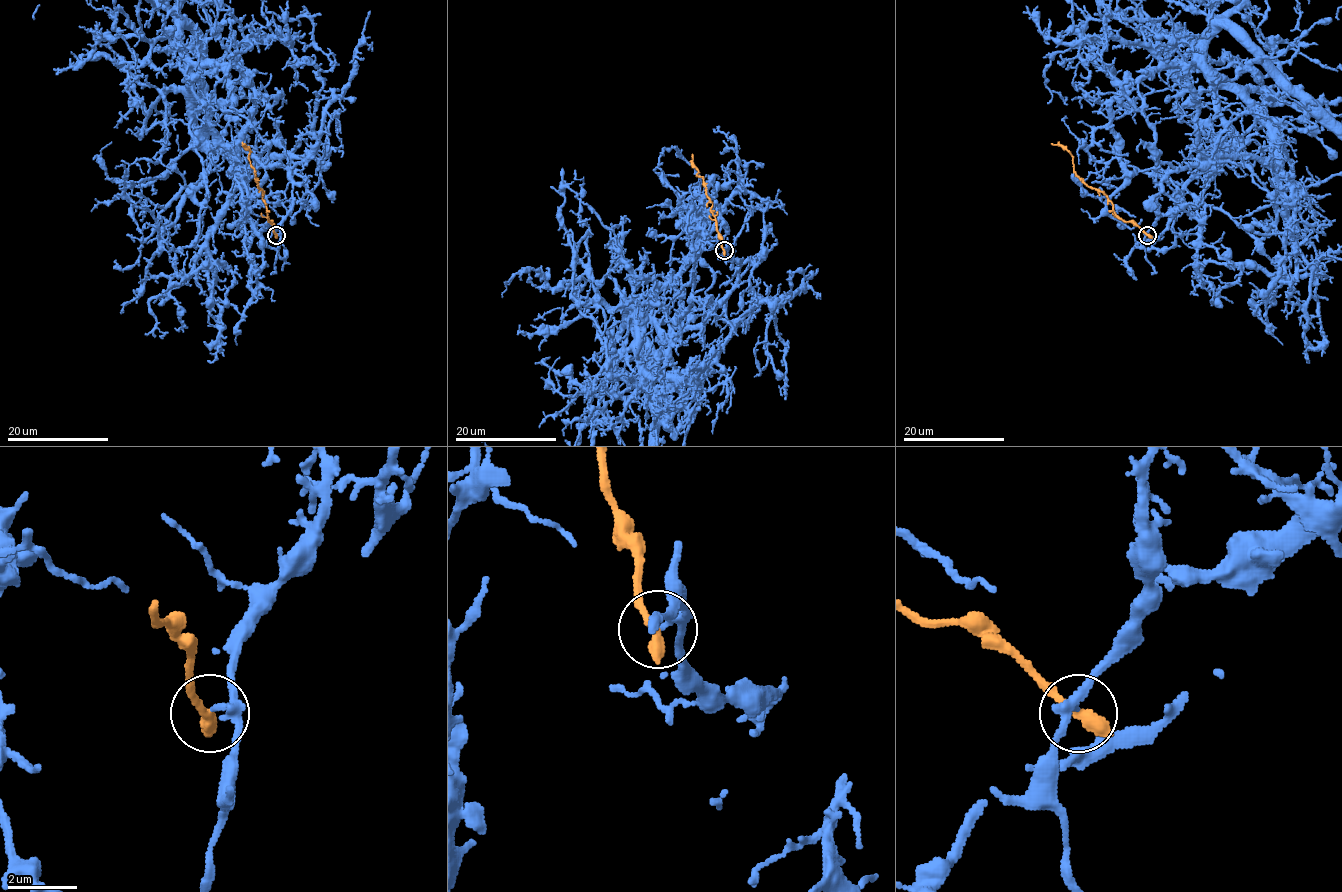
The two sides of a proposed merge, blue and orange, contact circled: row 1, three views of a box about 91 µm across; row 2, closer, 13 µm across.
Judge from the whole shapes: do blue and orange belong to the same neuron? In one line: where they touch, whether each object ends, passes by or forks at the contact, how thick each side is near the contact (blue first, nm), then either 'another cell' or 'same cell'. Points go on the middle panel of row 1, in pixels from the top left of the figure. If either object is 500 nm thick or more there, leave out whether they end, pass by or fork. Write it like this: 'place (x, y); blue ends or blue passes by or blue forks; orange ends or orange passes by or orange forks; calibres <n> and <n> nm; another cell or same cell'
place (724, 250); blue passes by; orange ends; calibres 200 and 420 nm; another cell

